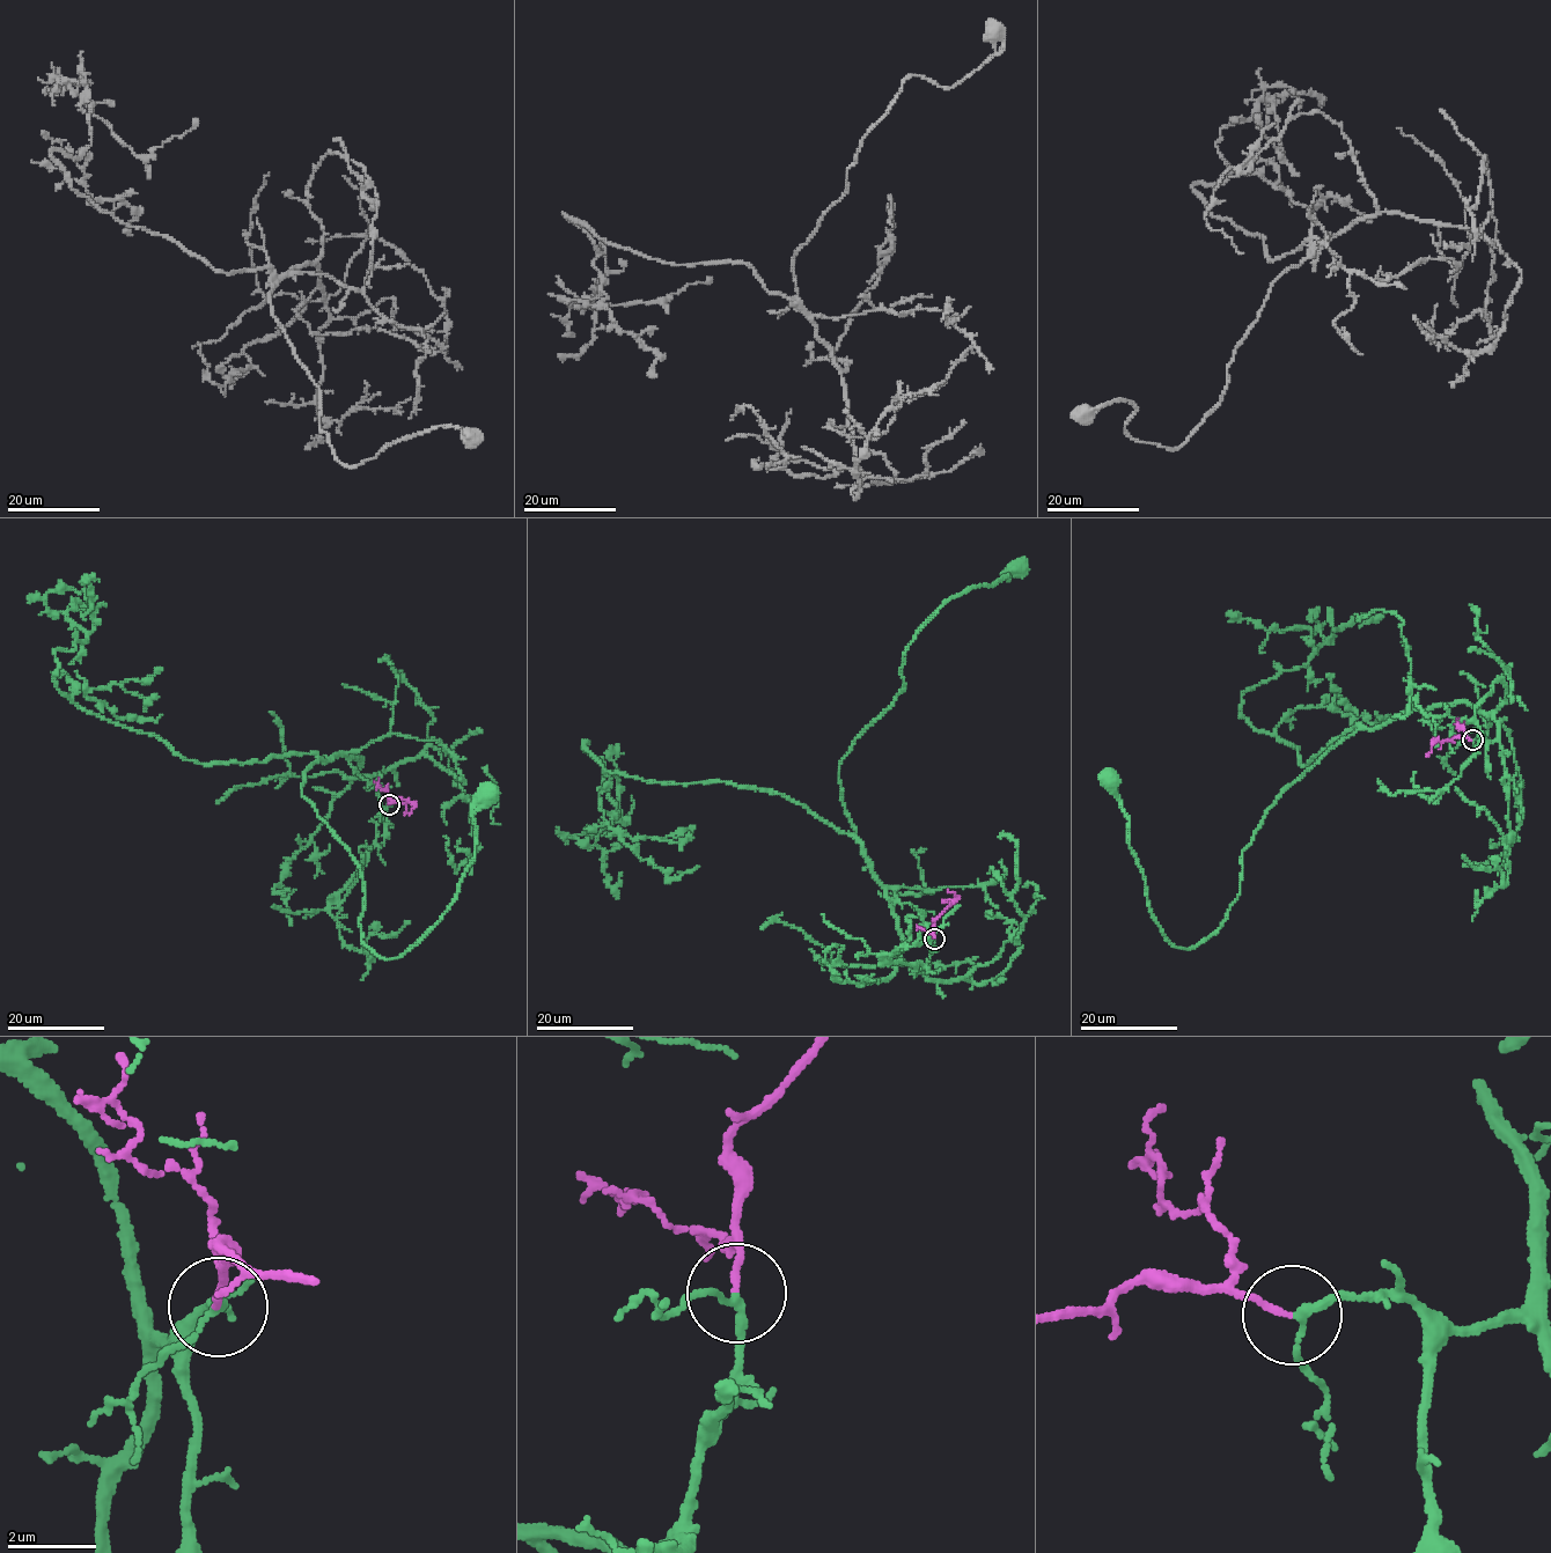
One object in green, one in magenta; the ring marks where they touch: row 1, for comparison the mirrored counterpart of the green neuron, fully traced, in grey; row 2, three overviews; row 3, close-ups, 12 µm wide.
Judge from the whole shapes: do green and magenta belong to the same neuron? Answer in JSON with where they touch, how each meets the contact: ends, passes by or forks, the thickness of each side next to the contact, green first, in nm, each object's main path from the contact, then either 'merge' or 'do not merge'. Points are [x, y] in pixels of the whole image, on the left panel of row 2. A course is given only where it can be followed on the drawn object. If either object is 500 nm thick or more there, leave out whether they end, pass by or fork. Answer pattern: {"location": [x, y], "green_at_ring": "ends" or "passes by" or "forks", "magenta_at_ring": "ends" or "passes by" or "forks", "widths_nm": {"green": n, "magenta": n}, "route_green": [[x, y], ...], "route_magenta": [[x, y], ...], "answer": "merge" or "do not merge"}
{"location": [389, 804], "green_at_ring": "passes by", "magenta_at_ring": "ends", "widths_nm": {"green": 140, "magenta": 130}, "route_green": [[389, 804], [357, 756], [304, 773], [302, 796], [360, 868], [364, 943], [387, 959], [455, 895], [486, 793]], "route_magenta": [[389, 804], [389, 797], [413, 806], [412, 811], [403, 815]], "answer": "merge"}

